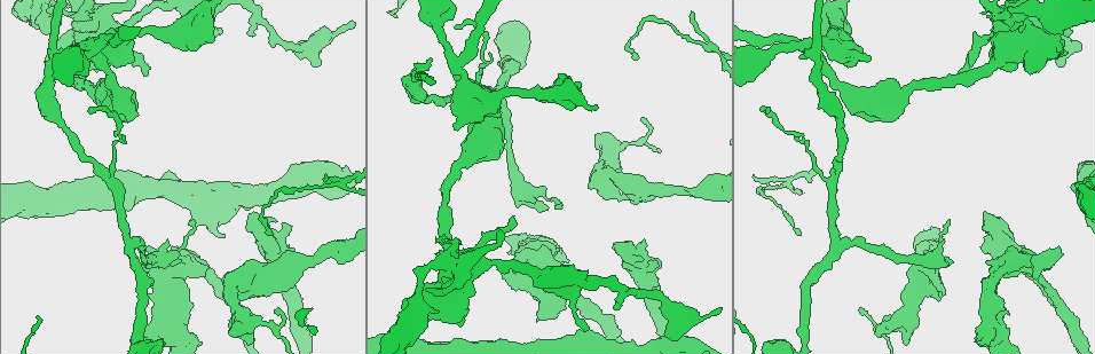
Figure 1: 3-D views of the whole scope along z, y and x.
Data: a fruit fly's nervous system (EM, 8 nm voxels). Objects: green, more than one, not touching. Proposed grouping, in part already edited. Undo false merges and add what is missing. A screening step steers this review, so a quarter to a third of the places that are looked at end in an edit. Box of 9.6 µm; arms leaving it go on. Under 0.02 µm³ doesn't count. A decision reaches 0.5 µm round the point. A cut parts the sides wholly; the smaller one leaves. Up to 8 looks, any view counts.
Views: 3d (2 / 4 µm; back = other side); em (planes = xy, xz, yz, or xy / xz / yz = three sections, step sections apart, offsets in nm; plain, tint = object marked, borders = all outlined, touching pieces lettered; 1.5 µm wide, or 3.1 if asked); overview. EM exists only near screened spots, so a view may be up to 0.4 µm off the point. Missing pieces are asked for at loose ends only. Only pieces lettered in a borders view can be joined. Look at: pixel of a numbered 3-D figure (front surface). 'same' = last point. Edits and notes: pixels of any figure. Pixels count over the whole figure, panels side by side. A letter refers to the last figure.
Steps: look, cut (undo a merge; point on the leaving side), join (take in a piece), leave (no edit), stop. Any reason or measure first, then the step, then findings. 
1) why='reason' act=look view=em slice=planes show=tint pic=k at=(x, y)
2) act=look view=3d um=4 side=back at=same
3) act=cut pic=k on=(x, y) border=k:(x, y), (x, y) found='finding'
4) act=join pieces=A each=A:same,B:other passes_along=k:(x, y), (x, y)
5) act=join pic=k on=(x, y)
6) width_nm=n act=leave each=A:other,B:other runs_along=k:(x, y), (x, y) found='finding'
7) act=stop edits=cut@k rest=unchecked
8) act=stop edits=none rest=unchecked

why='sudden change in width' act=look view=em slice=planes show=borders pic=1 at=(1039, 284)

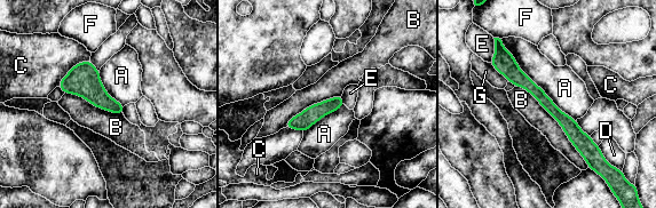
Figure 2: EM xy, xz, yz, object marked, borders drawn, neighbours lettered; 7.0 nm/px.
act=leave each=A:other,B:other,C:other,D:other,E:other,F:other,G:other border=2:(515, 86), (559, 124), (589, 167) found='continuous, no second neuron'

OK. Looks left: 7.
why='thin neck' act=look view=3d um=2 side=back pic=1 at=(265, 323)

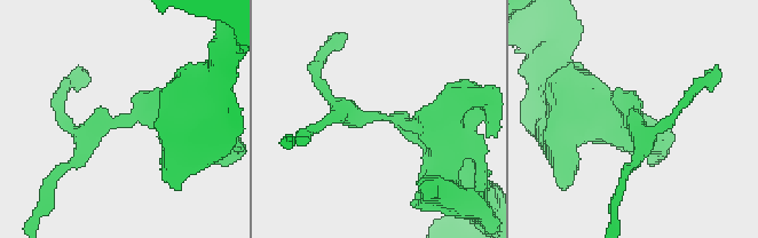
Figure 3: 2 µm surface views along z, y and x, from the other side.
why='shape alone is not enough' act=look view=em slice=xz step=8 show=borders pic=3 at=(122, 114)

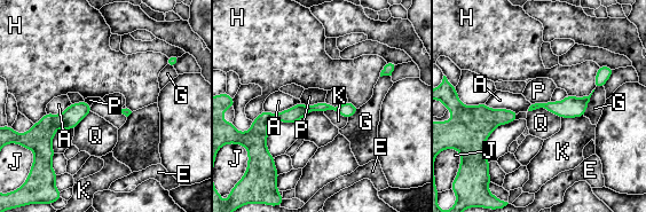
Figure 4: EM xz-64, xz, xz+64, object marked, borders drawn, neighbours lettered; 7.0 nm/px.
longest_contact=H:300nm act=cut pic=4 on=(322, 107) each=A:other,E:other,G:other,H:other,J:other,K:other,P:other,Q:other border=4:(306, 107), (308, 111) found='two neurons meet here'

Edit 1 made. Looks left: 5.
why='free end' act=look view=em slice=planes show=borders pic=1 at=(317, 65)

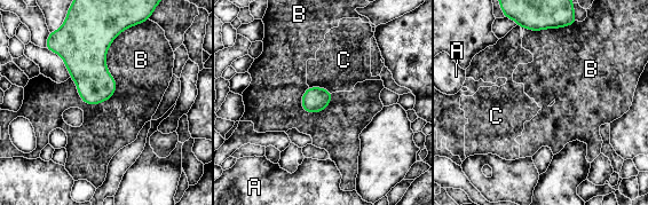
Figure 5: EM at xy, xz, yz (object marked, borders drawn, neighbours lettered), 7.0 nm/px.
act=leave each=A:other,B:other,C:other border=5:(133, 26), (85, 104) found='no lettered piece goes on from it'

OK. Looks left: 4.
act=stop edits=cut@4 rest=unchecked

